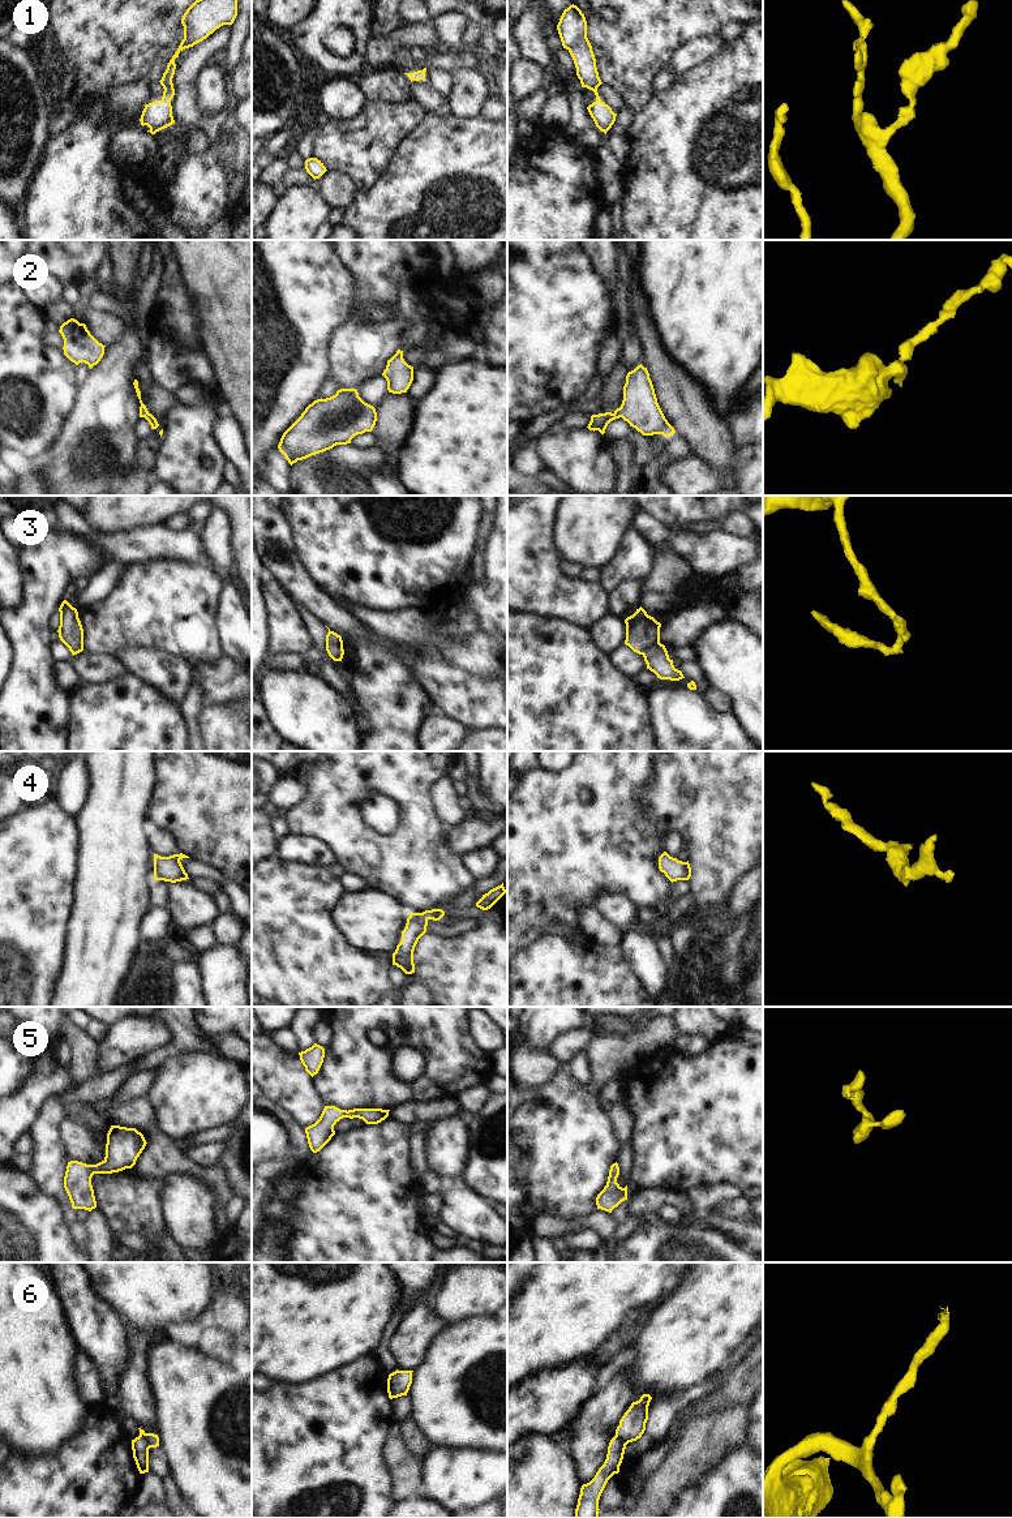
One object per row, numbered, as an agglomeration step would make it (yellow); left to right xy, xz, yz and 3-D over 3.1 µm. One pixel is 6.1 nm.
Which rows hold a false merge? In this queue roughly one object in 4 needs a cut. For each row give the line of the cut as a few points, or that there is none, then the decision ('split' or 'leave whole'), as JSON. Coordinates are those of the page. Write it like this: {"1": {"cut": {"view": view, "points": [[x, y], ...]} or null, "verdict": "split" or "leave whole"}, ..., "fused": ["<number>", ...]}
{"1": {"cut": null, "verdict": "leave whole"}, "2": {"cut": null, "verdict": "leave whole"}, "3": {"cut": {"view": "yz", "points": [[659, 642], [642, 654]]}, "verdict": "split"}, "4": {"cut": null, "verdict": "leave whole"}, "5": {"cut": null, "verdict": "leave whole"}, "6": {"cut": {"view": "xy", "points": [[140, 1435], [149, 1448]]}, "verdict": "split"}, "fused": ["3", "6"]}

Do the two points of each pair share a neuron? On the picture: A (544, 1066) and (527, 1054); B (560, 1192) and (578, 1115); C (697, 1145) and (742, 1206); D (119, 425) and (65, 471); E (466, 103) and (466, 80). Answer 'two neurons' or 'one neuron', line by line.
A: one neuron
B: one neuron
C: two neurons
D: one neuron
E: one neuron

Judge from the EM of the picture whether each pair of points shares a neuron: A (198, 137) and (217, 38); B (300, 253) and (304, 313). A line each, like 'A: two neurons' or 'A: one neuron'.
A: two neurons
B: one neuron

